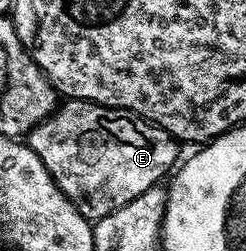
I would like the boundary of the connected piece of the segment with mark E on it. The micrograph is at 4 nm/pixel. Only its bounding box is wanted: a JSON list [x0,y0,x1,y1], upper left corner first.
[28,99,180,221]

